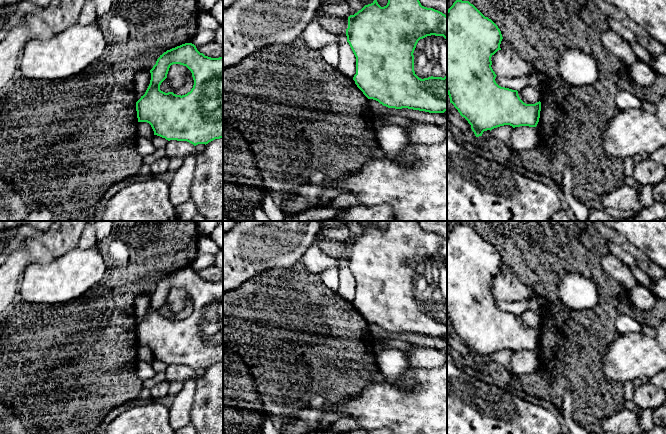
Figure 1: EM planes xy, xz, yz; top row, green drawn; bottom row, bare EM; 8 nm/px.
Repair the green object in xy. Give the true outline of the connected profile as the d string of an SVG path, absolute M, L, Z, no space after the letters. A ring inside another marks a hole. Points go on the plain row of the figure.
M185 267L164 276L150 294L150 308L136 326L138 346L151 349L154 359L166 364L187 365L194 370L223 362L223 280L211 282L200 277L192 267ZM173 288L186 290L192 297L193 312L185 319L160 314Z

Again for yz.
M457 223L447 234L447 317L450 327L468 345L476 361L482 360L484 355L491 355L504 349L510 349L513 352L520 350L536 351L539 346L540 325L535 328L526 328L520 323L517 314L501 311L495 305L497 299L491 291L491 281L498 274L501 274L502 263L498 250L469 225Z

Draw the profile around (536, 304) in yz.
M534 296L532 299L526 302L523 301L506 302L497 299L495 305L501 311L505 311L517 315L527 310L531 310L537 313L541 317L546 315L546 304L543 298L537 296Z

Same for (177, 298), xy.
M173 288L169 292L166 303L170 304L172 313L176 314L185 307L189 300L192 300L192 297L186 290Z

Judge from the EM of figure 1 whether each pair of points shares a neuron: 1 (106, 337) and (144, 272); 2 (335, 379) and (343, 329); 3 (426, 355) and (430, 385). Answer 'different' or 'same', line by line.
1: same
2: same
3: different

